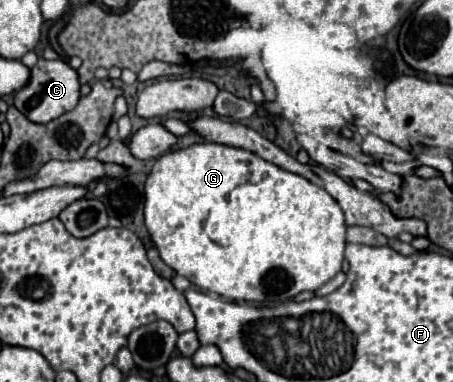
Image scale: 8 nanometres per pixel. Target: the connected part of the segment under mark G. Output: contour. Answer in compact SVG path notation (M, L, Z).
M200 142L200 144L192 144L188 148L172 150L172 152L166 152L164 156L160 156L156 160L156 164L152 166L152 172L148 174L148 180L146 180L144 216L146 216L146 228L148 228L150 239L153 245L158 248L162 260L170 268L174 268L180 276L188 278L194 286L208 290L208 292L228 296L232 300L246 300L246 302L292 300L296 294L300 294L304 290L318 290L320 286L324 286L328 280L332 280L340 272L342 262L344 262L346 224L344 224L344 214L342 214L342 208L338 206L338 202L328 192L324 192L322 188L312 184L310 180L306 180L298 174L286 172L286 170L278 168L276 164L262 160L254 152L248 152L248 150L236 148L236 146L224 146L224 144L216 144L216 142Z

